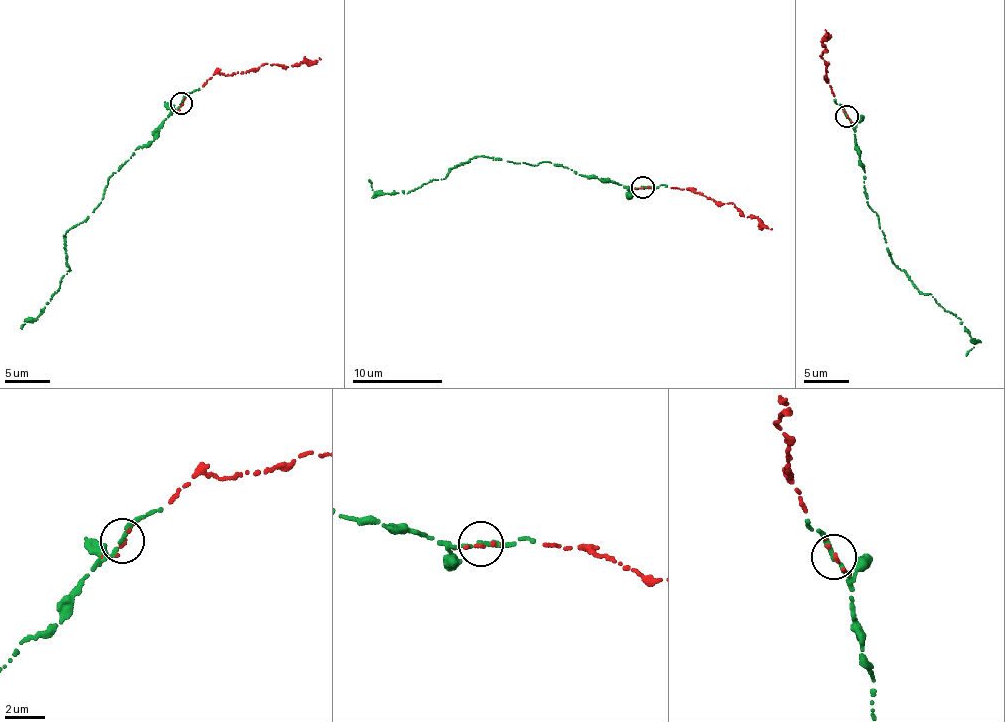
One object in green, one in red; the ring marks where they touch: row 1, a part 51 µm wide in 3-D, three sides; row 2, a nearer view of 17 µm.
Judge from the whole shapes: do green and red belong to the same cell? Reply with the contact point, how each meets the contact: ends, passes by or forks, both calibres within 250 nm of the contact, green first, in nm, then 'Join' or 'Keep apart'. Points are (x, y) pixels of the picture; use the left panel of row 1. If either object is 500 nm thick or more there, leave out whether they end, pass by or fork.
Place: (181, 103). At the ring green passes by. At the ring red passes by. Thickness 180 nm (green) against 140 nm. Join

